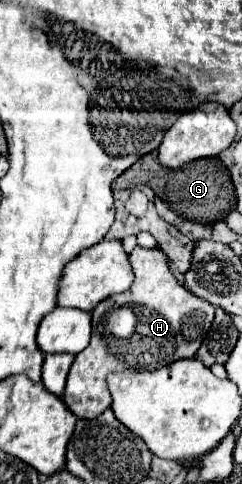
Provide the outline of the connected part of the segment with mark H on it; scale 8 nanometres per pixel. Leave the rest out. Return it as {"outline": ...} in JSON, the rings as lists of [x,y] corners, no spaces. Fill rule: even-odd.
{"outline":[[[134,247],[130,263],[136,275],[132,287],[96,305],[92,311],[90,345],[76,355],[68,373],[64,403],[80,419],[98,417],[110,407],[110,393],[106,387],[106,377],[110,373],[122,373],[126,369],[156,371],[178,359],[194,357],[202,345],[202,333],[214,319],[214,307],[178,283],[162,249]],[[188,325],[200,327],[202,331],[188,337]]]}

